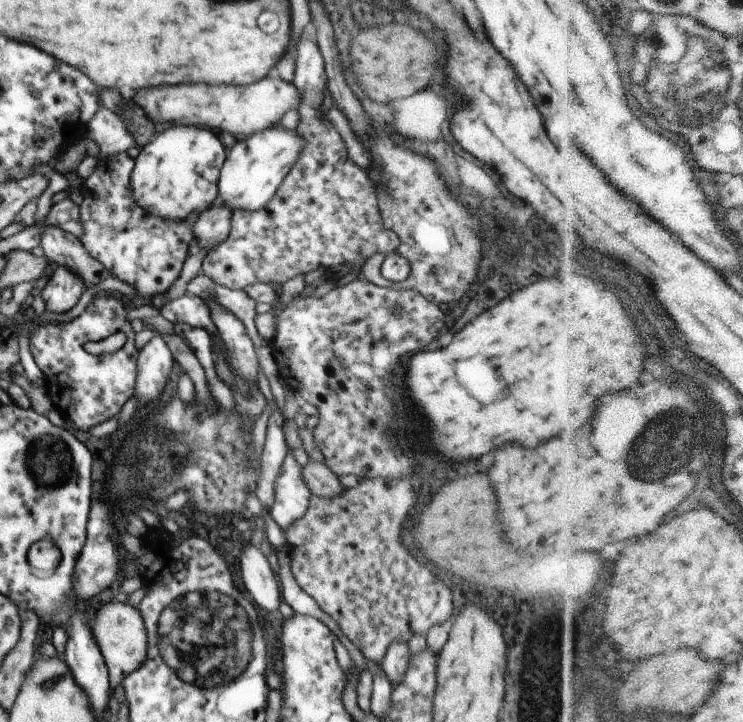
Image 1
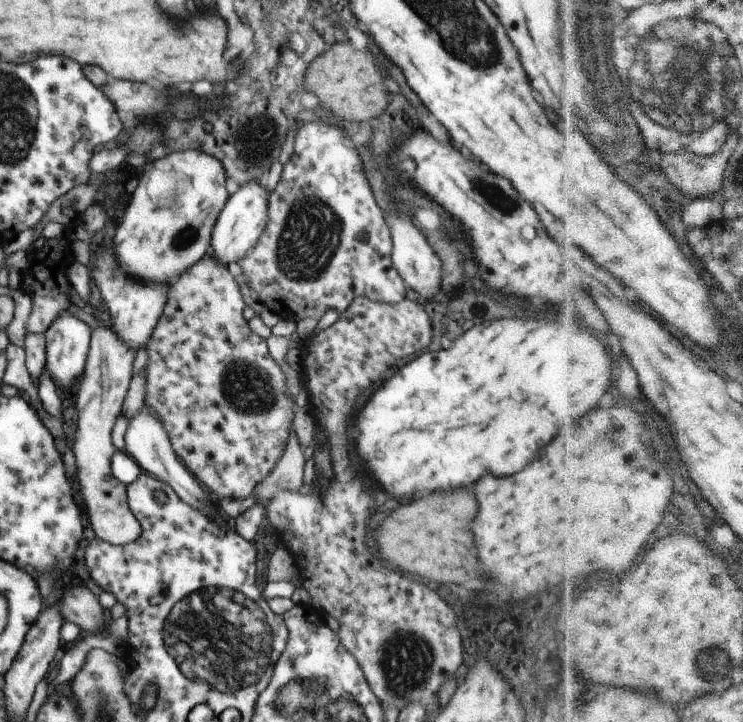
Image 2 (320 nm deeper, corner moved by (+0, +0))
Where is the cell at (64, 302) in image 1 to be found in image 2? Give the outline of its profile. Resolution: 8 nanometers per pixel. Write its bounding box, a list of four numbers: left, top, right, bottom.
[44,313,92,392]

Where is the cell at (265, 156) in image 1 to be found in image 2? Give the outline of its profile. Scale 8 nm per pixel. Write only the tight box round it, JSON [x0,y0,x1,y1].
[210,182,268,267]

